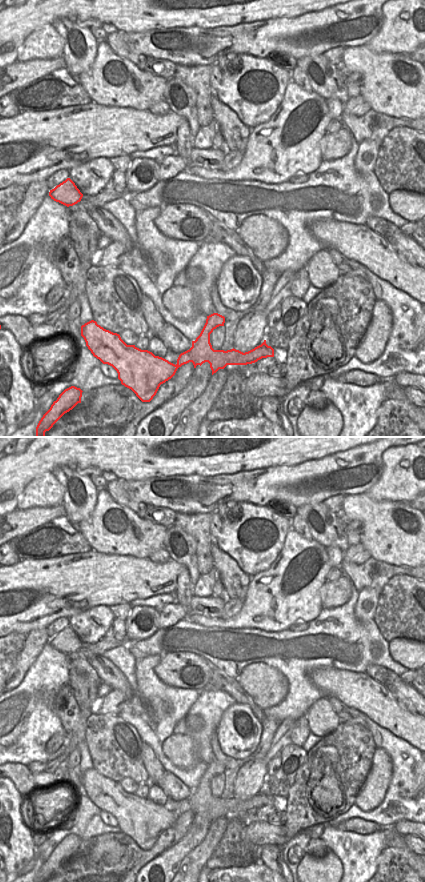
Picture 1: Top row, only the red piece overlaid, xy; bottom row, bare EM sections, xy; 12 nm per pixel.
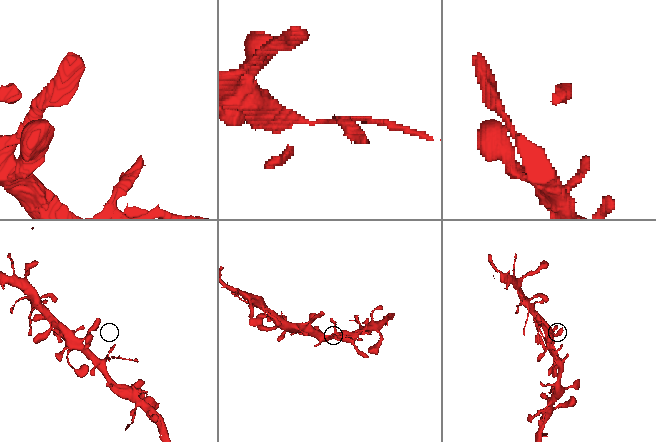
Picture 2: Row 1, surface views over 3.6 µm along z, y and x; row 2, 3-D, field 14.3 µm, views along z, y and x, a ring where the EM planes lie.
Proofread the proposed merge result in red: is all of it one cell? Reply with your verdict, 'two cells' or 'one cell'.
one cell

